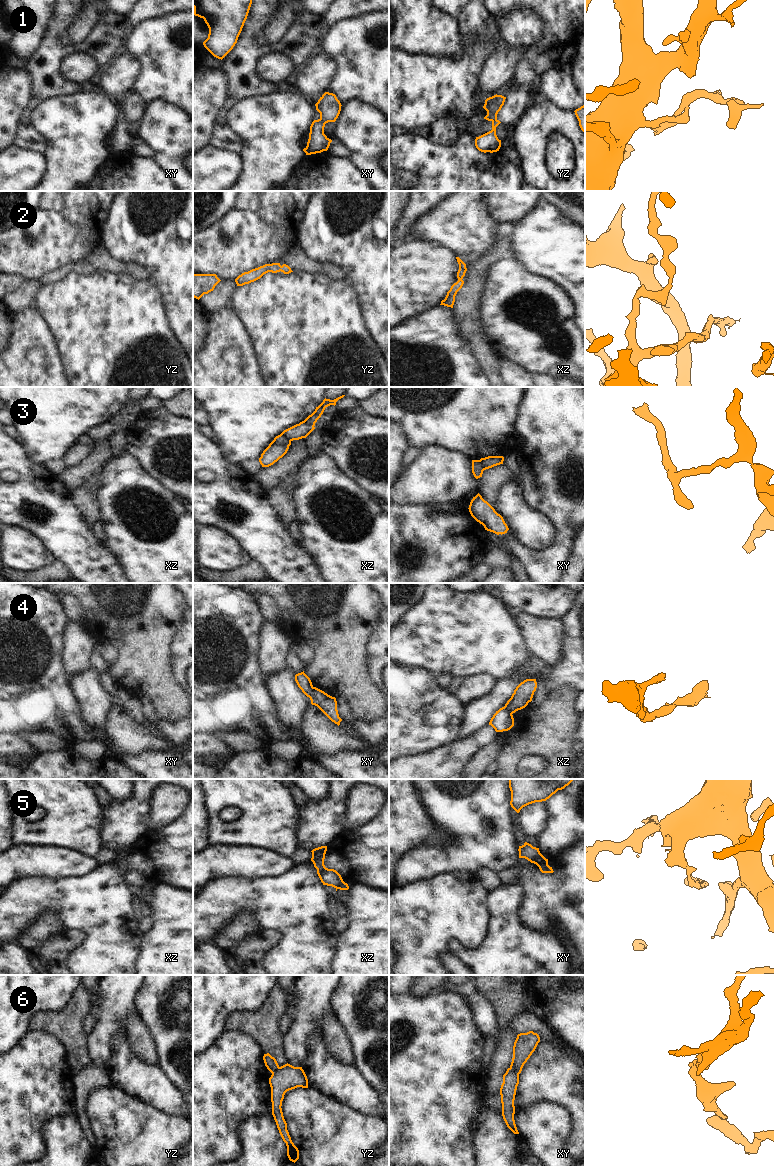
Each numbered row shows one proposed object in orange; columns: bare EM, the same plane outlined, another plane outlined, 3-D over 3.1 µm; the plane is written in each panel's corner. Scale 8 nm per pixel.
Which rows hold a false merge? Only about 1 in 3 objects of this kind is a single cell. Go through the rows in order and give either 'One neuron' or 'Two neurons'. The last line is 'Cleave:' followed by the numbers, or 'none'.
1: Two neurons
2: One neuron
3: Two neurons
4: Two neurons
5: Two neurons
6: Two neurons
Cleave: 1, 3, 4, 5, 6

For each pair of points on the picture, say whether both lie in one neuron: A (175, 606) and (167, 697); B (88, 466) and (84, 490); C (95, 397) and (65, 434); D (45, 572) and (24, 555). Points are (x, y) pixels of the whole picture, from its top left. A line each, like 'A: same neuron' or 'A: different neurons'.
A: same neuron
B: different neurons
C: same neuron
D: different neurons

